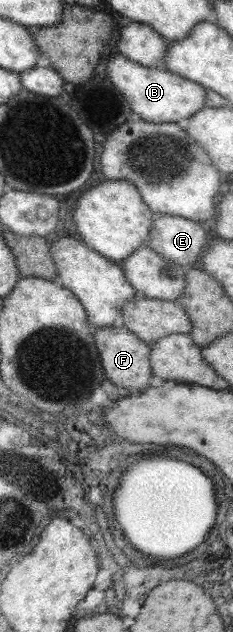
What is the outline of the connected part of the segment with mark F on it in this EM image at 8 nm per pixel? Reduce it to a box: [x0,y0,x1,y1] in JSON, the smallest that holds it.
[93,327,151,391]

